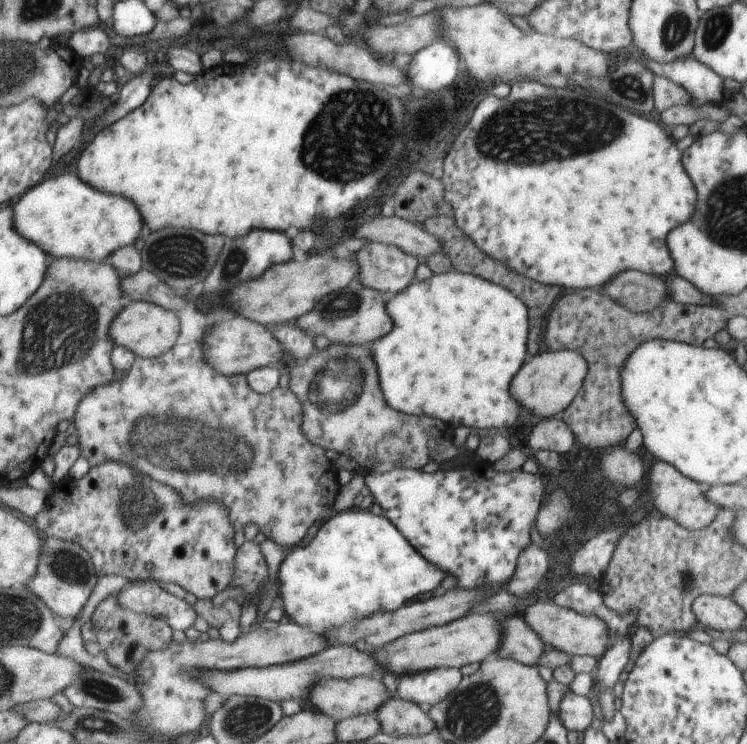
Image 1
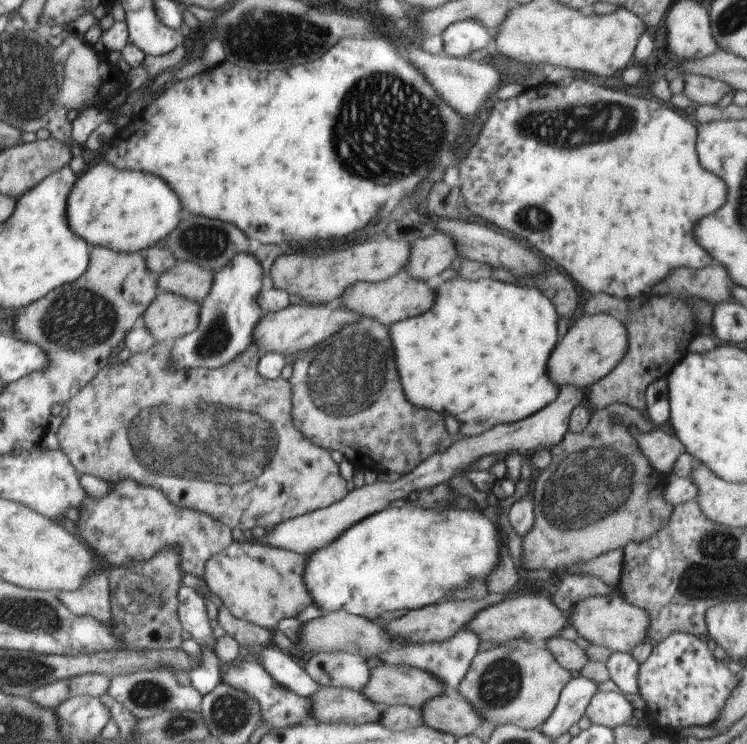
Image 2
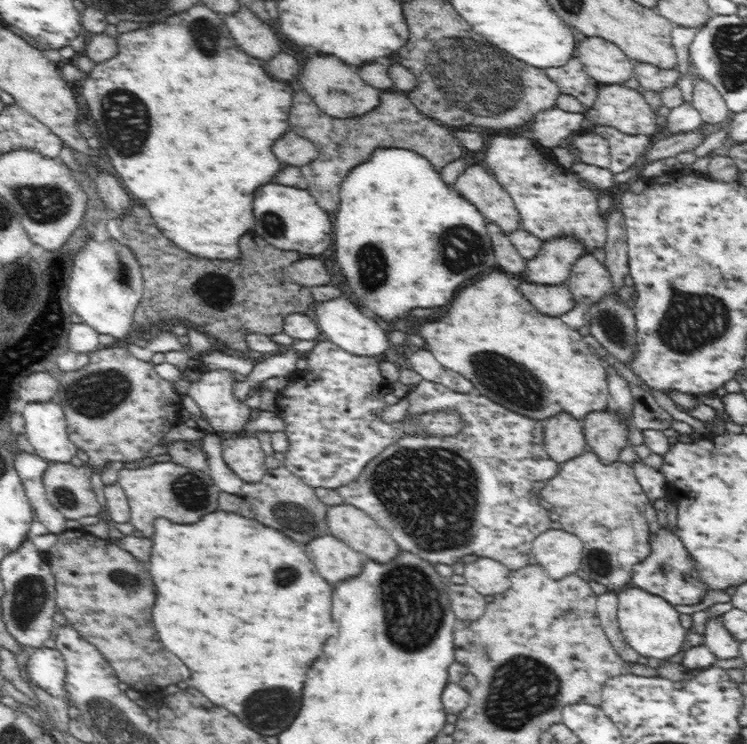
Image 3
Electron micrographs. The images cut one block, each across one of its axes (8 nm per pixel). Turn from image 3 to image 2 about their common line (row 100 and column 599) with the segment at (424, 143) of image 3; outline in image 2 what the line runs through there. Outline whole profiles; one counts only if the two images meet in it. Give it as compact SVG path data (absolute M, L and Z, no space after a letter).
M592 293L584 304L583 316L597 314L617 318L626 327L629 345L621 361L606 376L586 389L585 403L587 408L592 412L594 410L601 411L609 405L620 403L645 416L647 403L645 394L649 384L657 381L661 376L666 378L674 365L687 355L687 348L690 348L691 340L698 334L699 327L693 314L692 302L686 303L682 298L671 298L658 294L642 295L635 299L619 299L606 293Z

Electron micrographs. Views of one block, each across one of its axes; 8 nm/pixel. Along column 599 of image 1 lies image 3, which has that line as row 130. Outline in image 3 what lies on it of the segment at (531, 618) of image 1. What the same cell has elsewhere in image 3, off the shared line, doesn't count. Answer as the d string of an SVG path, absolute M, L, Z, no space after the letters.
M600 84L592 108L583 112L584 125L587 128L602 125L604 128L612 127L632 136L636 134L648 136L657 132L659 127L656 124L656 115L647 100L636 92L636 89L628 88L625 84Z

